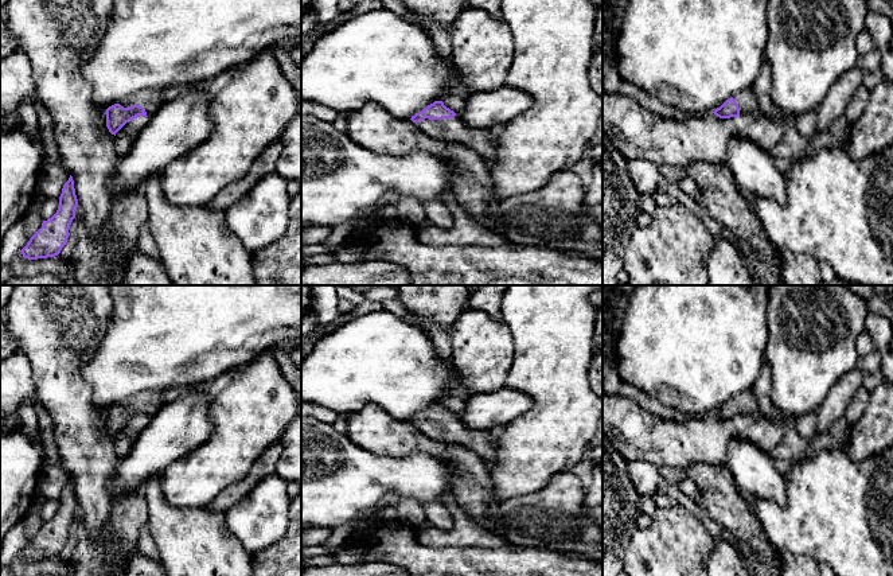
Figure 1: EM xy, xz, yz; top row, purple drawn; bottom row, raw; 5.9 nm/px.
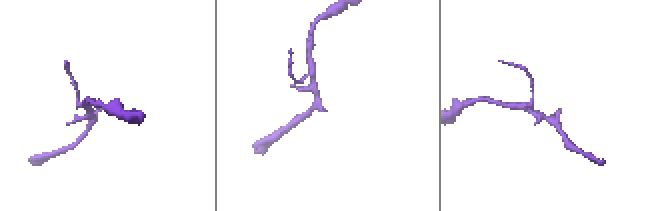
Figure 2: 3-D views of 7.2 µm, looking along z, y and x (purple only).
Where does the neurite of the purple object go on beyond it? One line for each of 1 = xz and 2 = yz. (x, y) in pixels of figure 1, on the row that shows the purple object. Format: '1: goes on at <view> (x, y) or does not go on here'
1: goes on at xz (455, 129)
2: goes on at yz (747, 101)

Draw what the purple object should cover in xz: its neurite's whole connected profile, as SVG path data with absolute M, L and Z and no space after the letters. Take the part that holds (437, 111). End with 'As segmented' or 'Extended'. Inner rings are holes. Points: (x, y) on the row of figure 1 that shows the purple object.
M434 101L410 120L433 139L451 140L473 149L488 166L496 160L498 140L491 137L490 129L468 127L442 101Z. Extended

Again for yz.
M745 89L728 98L713 113L720 118L738 117L741 113L750 113L757 109L757 100L753 89Z. Extended

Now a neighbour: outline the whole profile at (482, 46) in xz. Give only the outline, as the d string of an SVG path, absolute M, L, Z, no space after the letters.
M465 7L452 24L452 65L463 77L467 94L503 87L512 59L514 36L507 23L483 9Z

